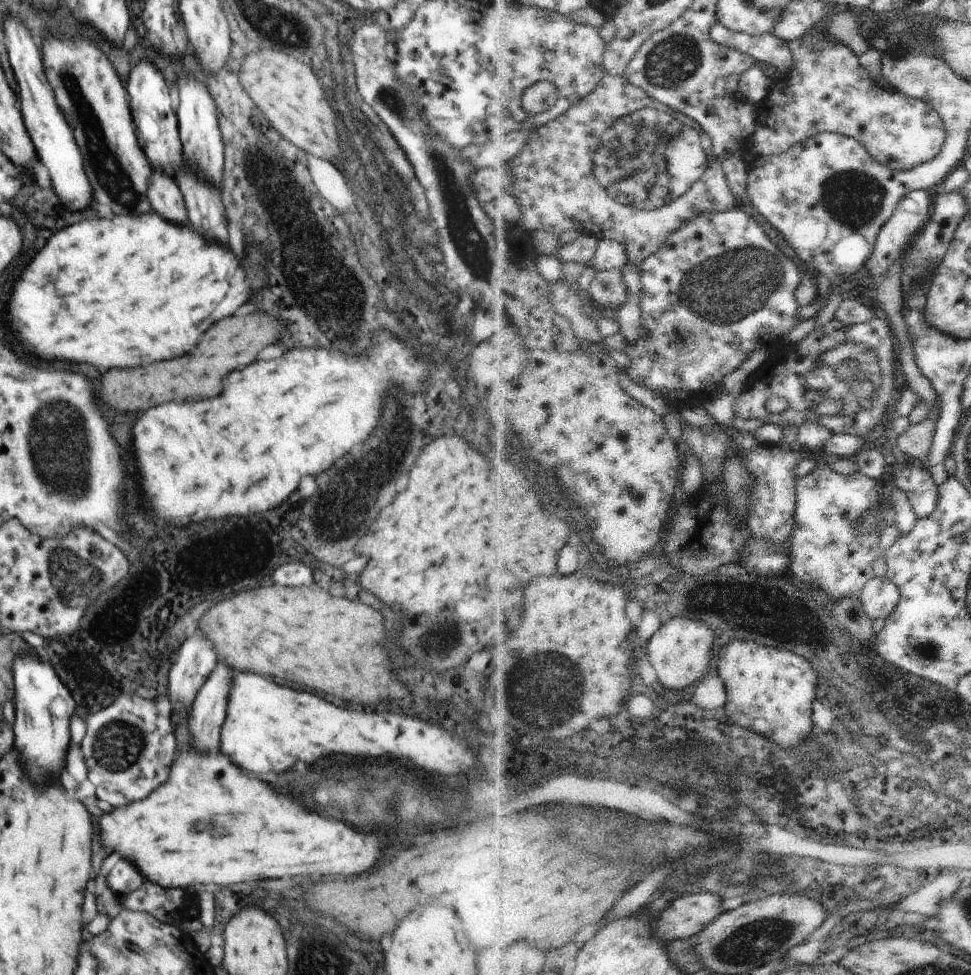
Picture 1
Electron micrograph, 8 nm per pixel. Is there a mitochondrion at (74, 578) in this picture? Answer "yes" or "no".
yes

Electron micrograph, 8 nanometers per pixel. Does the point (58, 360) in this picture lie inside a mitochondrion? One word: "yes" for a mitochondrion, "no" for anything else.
no

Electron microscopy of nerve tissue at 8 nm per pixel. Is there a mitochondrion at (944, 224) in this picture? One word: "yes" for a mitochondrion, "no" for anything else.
no

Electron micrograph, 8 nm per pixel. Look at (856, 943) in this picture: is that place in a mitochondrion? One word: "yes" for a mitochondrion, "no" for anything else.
no

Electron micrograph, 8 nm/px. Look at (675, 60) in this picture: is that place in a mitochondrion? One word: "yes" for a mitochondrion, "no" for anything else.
yes

